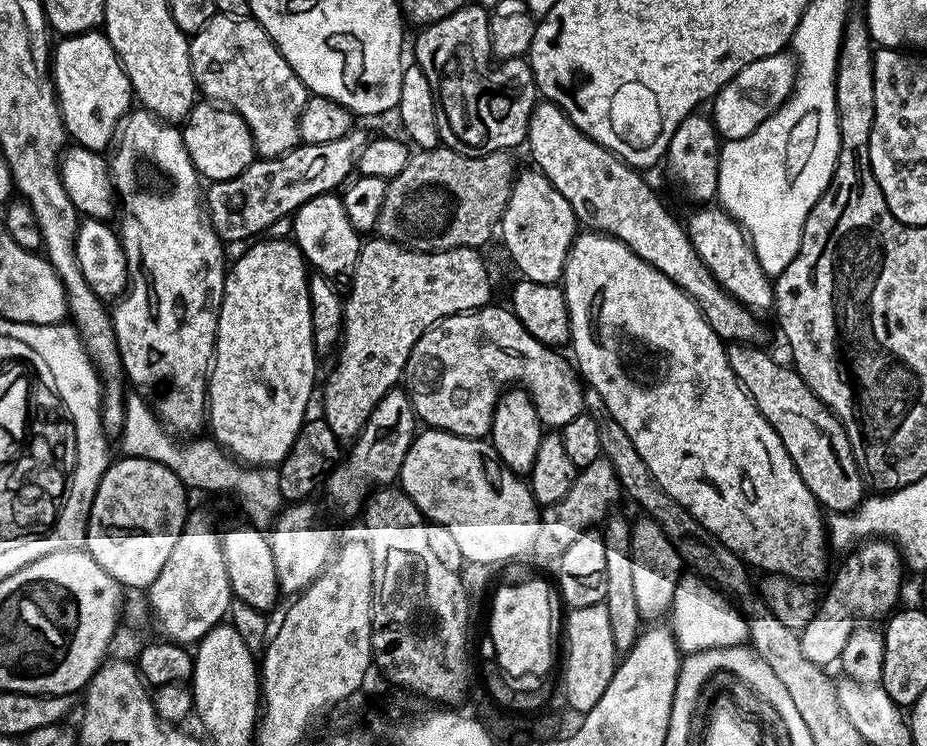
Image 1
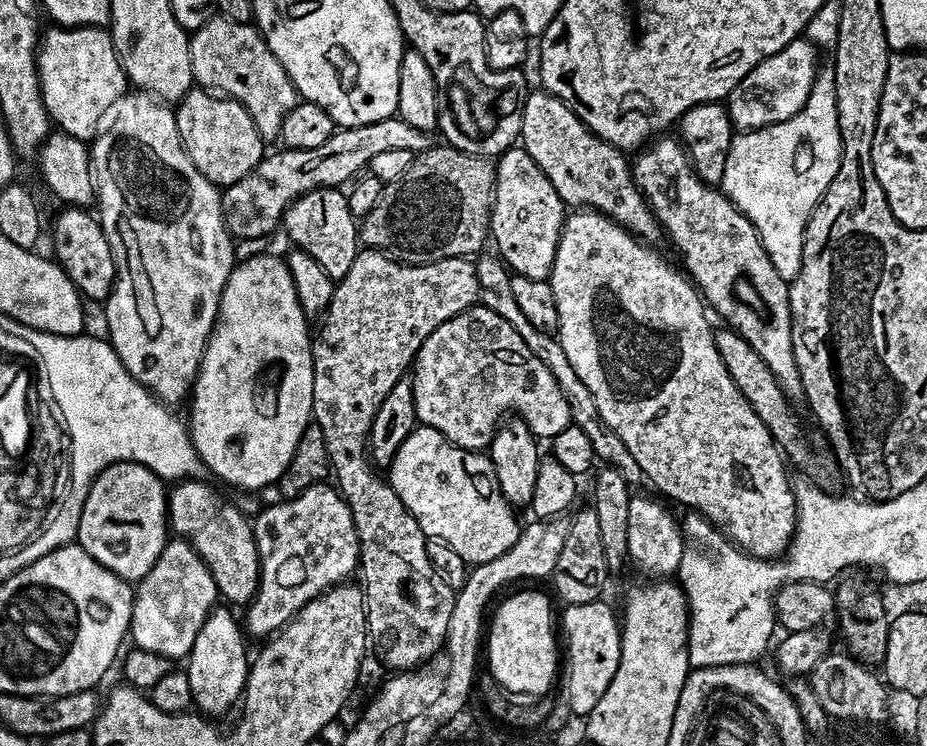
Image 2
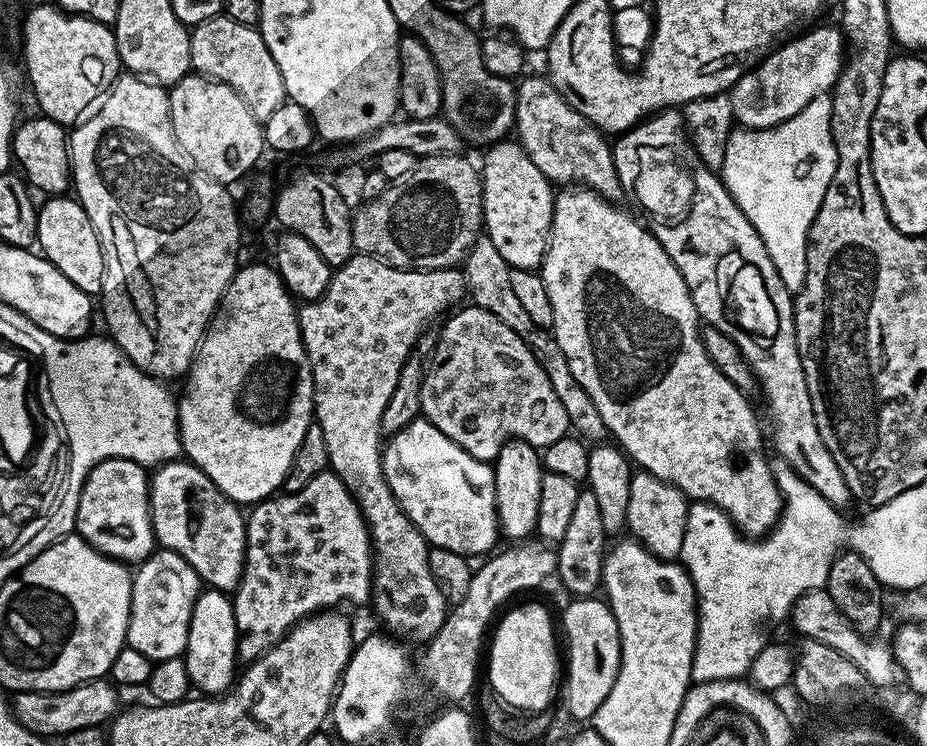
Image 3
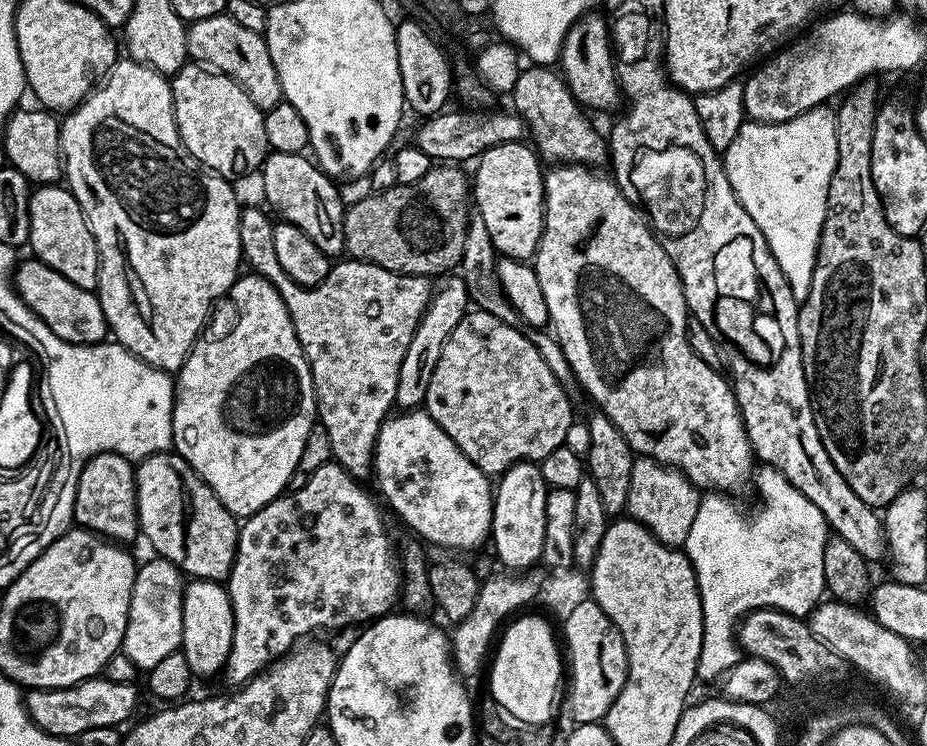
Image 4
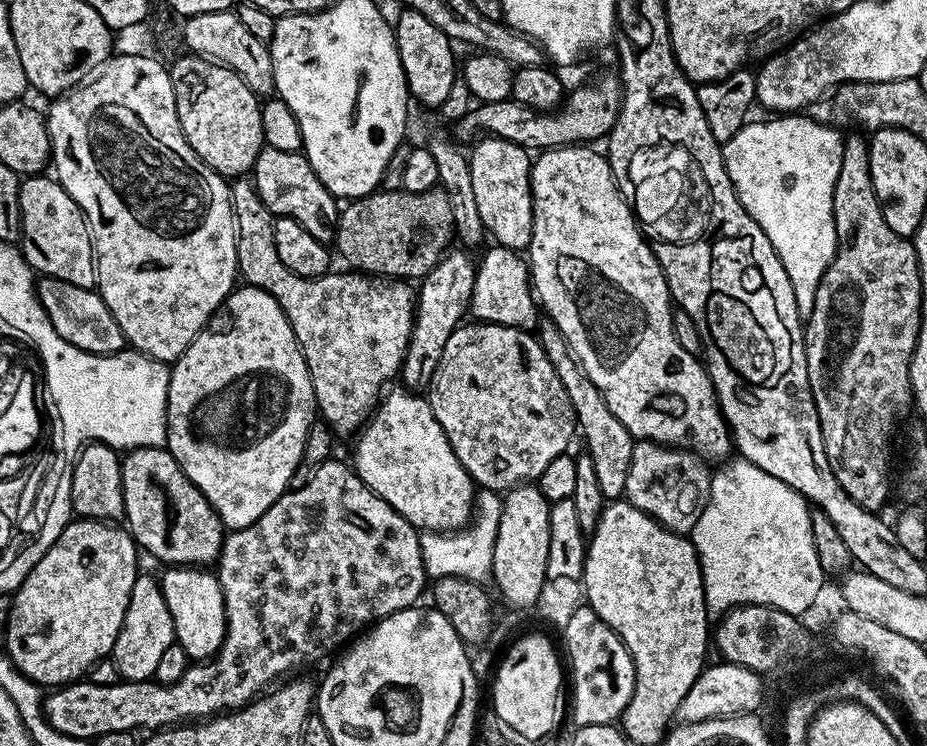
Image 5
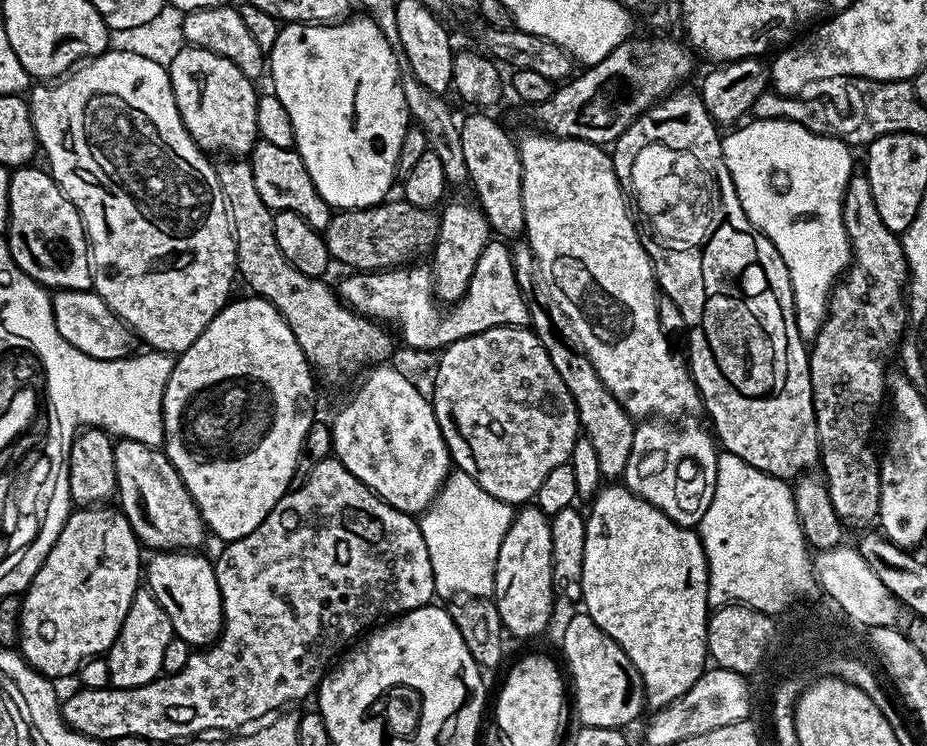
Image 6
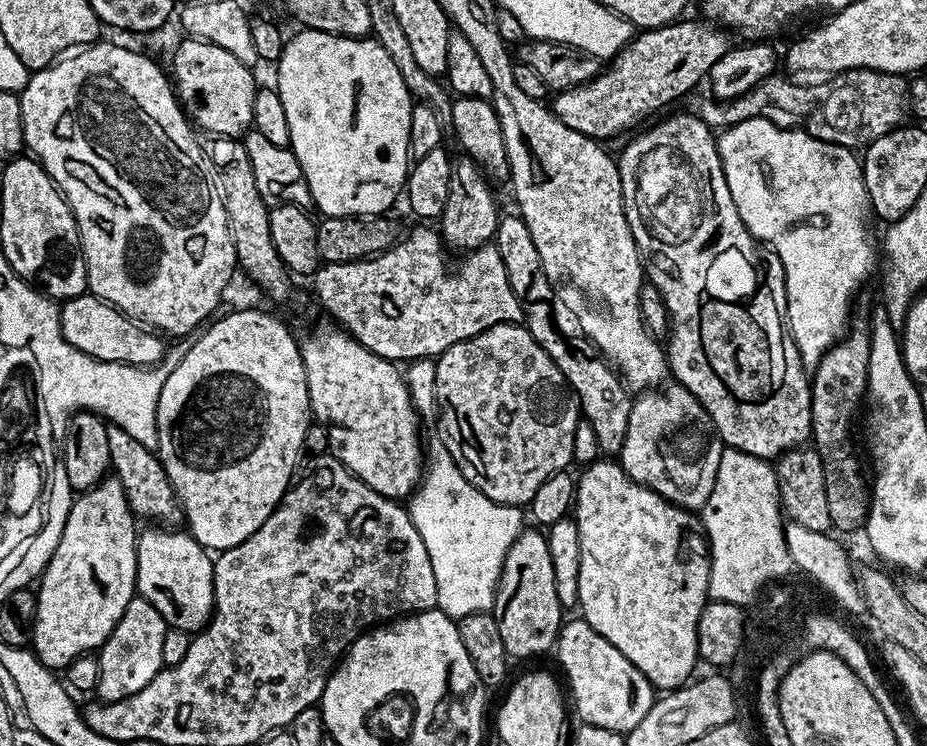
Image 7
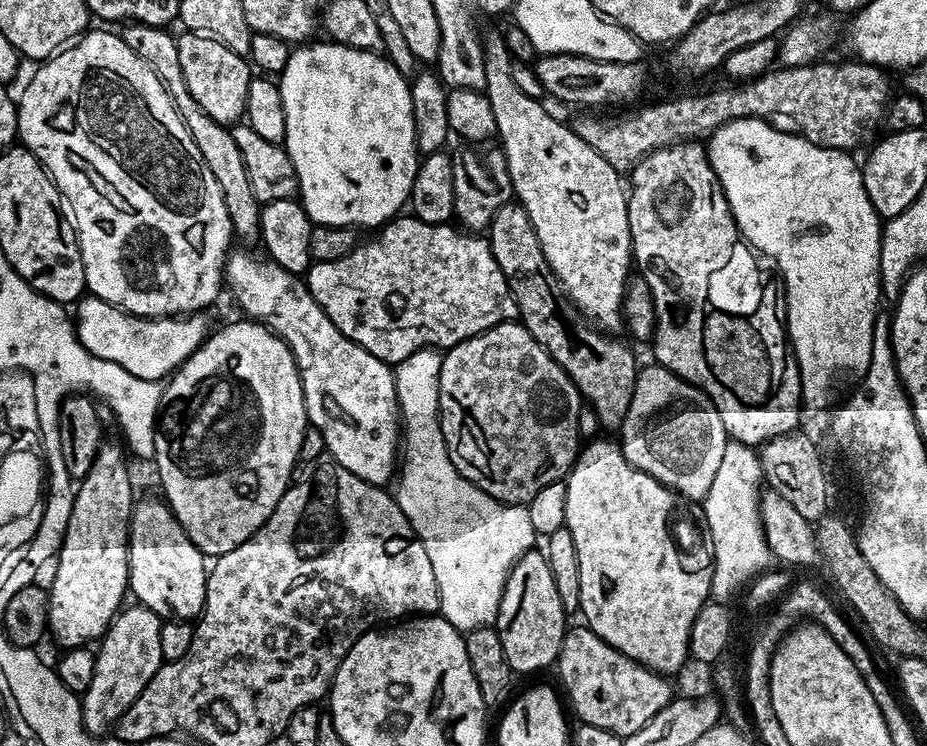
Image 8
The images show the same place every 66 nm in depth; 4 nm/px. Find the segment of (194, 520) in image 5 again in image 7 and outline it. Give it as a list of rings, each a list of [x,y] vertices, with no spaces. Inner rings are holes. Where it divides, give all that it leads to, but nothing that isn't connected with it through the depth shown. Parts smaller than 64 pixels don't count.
[[[107,423],[107,438],[109,439],[110,460],[114,474],[122,482],[133,515],[150,518],[152,520],[149,521],[164,526],[179,525],[176,523],[183,521],[183,509],[176,499],[173,486],[169,482],[159,457],[151,449],[142,446],[137,439],[131,438],[130,434],[118,427],[117,424]]]

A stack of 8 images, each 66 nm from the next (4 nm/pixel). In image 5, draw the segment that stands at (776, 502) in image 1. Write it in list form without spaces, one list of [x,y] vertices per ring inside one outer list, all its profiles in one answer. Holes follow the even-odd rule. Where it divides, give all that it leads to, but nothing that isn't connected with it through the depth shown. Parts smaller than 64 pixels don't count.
[[[550,148],[532,160],[532,237],[526,259],[539,307],[548,311],[547,319],[564,335],[586,378],[598,386],[606,406],[630,430],[633,440],[680,446],[689,436],[701,460],[727,461],[734,452],[732,434],[720,412],[708,369],[697,356],[678,346],[672,321],[674,301],[662,266],[644,239],[625,193],[616,185],[607,155],[599,156],[592,148]]]

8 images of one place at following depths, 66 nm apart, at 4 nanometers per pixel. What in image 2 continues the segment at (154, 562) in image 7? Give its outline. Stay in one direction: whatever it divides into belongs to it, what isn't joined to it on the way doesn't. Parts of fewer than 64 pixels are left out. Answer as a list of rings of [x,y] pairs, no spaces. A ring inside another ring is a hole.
[[[217,606],[209,612],[206,620],[202,622],[202,628],[198,630],[198,638],[194,638],[192,651],[186,657],[186,671],[190,678],[195,707],[212,718],[220,718],[216,716],[241,703],[250,667],[250,652],[248,656],[247,650],[244,649],[245,633],[237,617],[235,620],[227,612],[229,609],[223,607]]]

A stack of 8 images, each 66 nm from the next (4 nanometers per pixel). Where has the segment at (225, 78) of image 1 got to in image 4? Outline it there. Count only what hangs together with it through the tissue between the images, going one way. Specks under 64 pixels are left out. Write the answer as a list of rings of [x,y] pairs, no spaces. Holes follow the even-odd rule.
[[[227,14],[191,21],[187,25],[186,31],[188,34],[188,54],[193,61],[203,62],[215,71],[225,72],[231,80],[236,80],[244,87],[246,94],[250,94],[254,106],[258,106],[262,110],[273,108],[275,104],[281,103],[282,93],[278,82],[278,74],[274,70],[274,62],[270,58],[268,43],[264,41],[261,33],[246,30],[246,26],[238,26],[238,22],[234,22],[234,18],[230,18]]]

